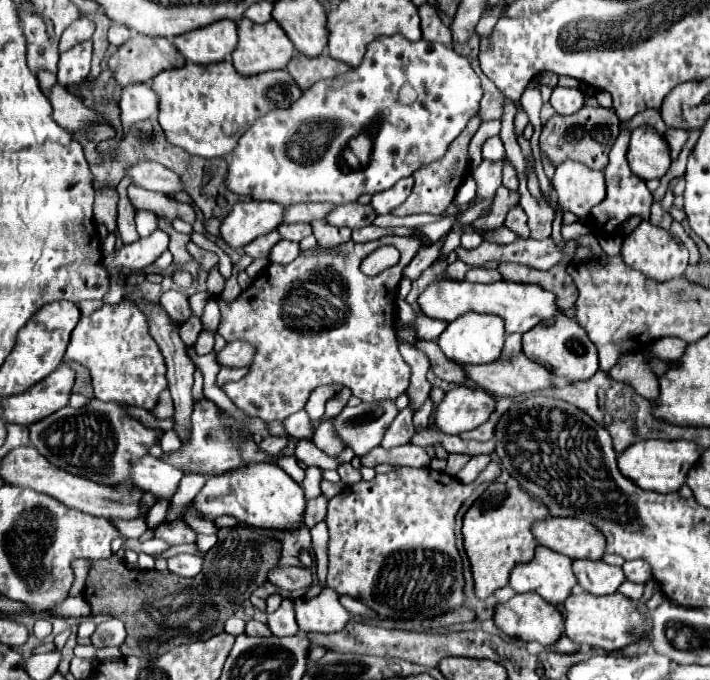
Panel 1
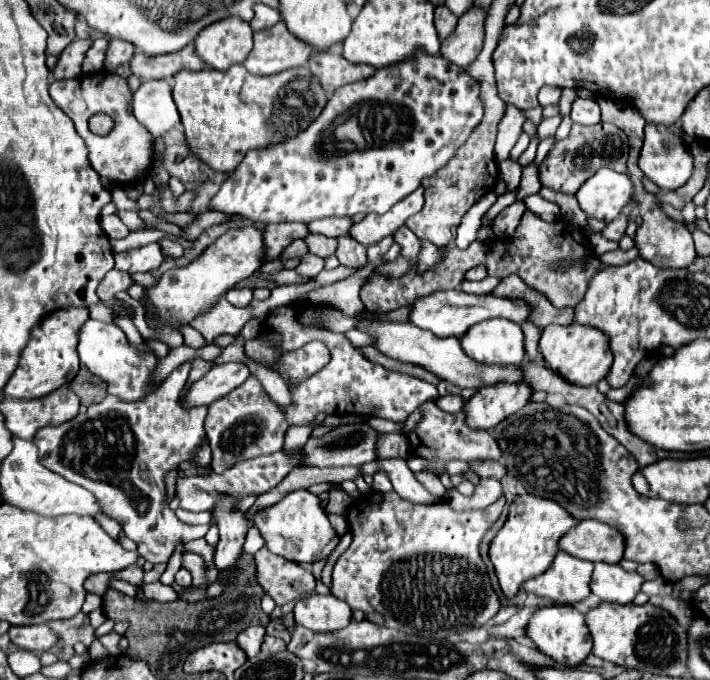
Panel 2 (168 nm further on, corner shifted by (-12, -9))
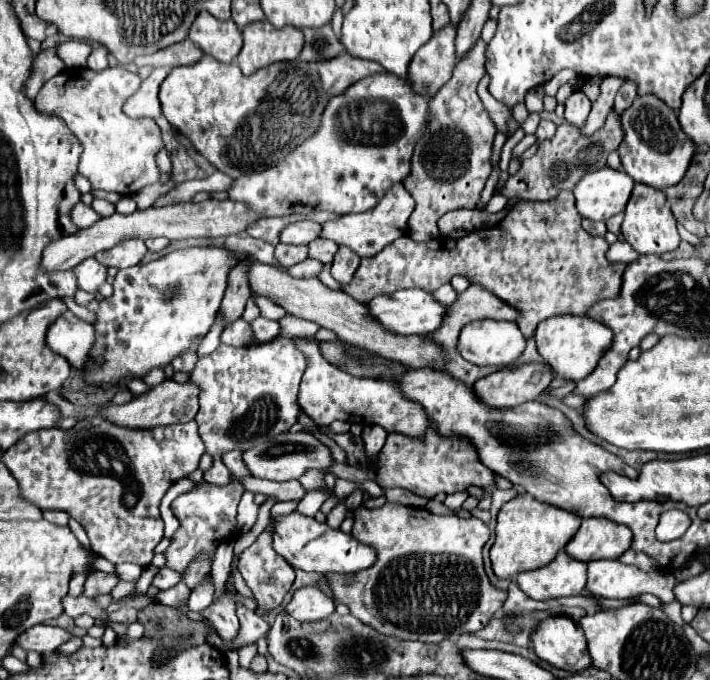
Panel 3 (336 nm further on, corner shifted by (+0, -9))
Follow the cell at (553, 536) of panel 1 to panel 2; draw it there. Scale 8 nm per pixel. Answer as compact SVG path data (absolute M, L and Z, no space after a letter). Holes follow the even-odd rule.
M578 522L560 540L560 550L588 562L618 564L624 554L624 536L604 522Z

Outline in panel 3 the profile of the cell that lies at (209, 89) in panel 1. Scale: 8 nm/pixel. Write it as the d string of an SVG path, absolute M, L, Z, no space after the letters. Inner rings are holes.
M202 56L200 62L174 68L166 76L160 86L160 102L166 120L192 142L198 154L220 172L238 178L240 174L248 174L248 170L264 170L264 166L272 166L272 162L278 162L288 150L292 150L292 146L308 138L320 124L328 94L320 90L316 68L308 62L276 62L244 76L236 64L222 64L210 56Z

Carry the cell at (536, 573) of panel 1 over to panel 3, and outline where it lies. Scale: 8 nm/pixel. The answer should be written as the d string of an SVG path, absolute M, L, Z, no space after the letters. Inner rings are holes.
M566 552L530 572L520 572L516 576L520 590L534 600L550 600L564 596L578 596L586 586L586 564L572 560Z

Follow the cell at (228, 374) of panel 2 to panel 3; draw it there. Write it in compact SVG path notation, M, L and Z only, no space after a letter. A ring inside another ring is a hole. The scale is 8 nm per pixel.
M164 380L158 386L154 386L150 392L136 396L128 404L108 406L106 410L98 412L98 416L108 418L110 422L116 422L118 426L128 426L128 428L152 428L152 426L190 422L190 420L194 420L194 416L198 412L198 396L200 396L200 386L194 384L192 380L188 380L184 384L174 382L174 380Z

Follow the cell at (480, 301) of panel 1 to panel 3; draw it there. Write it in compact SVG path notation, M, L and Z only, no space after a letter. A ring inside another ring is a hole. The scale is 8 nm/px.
M410 288L374 298L372 302L368 302L368 310L386 330L392 330L394 334L432 334L444 322L446 314L450 312L450 306L438 302L430 292Z

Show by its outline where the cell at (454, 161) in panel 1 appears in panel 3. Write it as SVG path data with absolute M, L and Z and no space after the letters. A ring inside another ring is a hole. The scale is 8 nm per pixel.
M480 38L474 48L458 60L452 78L430 100L432 122L428 124L426 136L416 144L412 172L402 182L416 200L416 208L408 218L408 236L416 242L440 238L438 218L450 210L474 208L486 180L490 178L490 152L496 128L476 94L476 86L486 74L484 52L486 42Z

